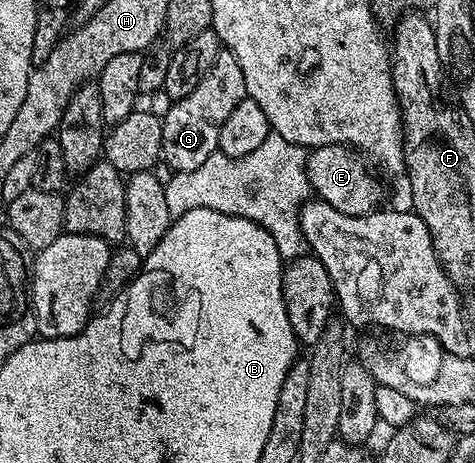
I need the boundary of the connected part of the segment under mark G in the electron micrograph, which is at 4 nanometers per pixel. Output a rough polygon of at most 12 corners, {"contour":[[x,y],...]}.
{"contour":[[228,51],[162,117],[171,173],[204,166],[247,99]]}

